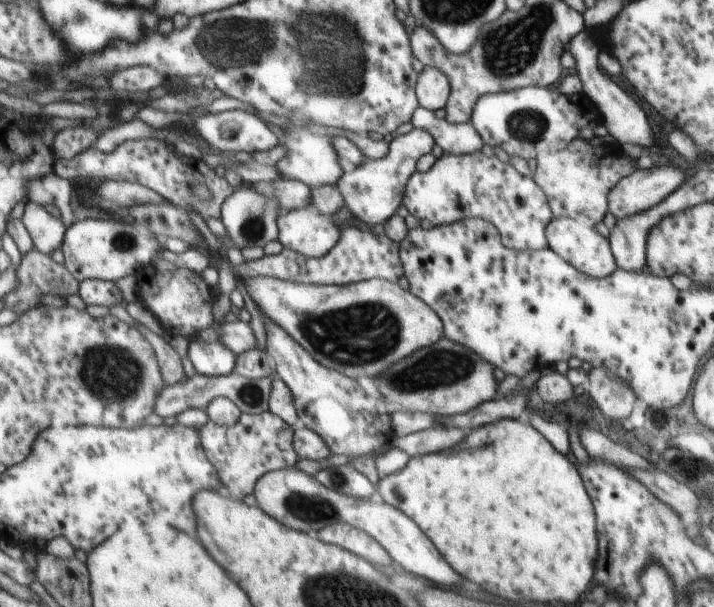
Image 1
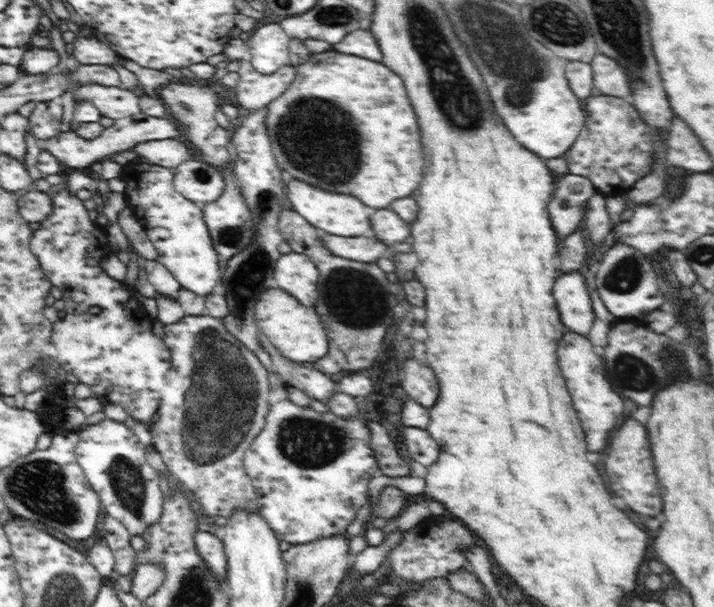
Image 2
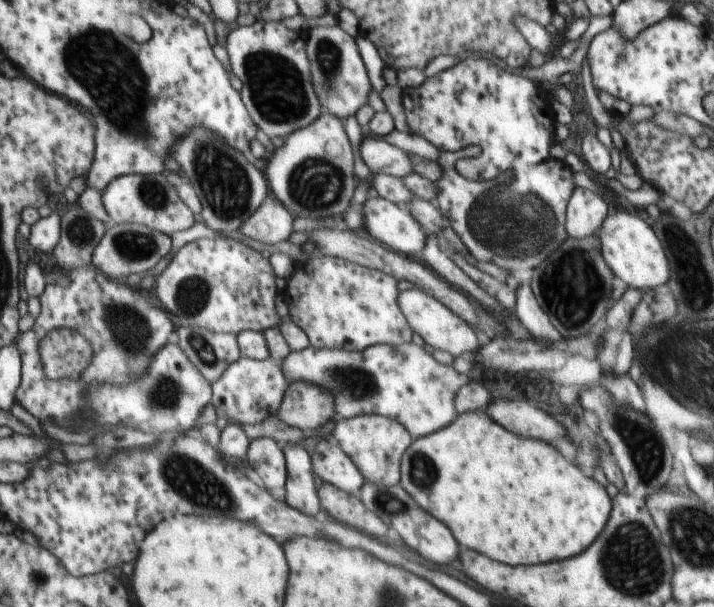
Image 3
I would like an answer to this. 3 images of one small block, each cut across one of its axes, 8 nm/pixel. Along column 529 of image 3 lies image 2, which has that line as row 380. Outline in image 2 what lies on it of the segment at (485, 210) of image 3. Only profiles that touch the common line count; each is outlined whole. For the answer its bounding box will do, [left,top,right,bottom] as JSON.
[149,314,271,518]

